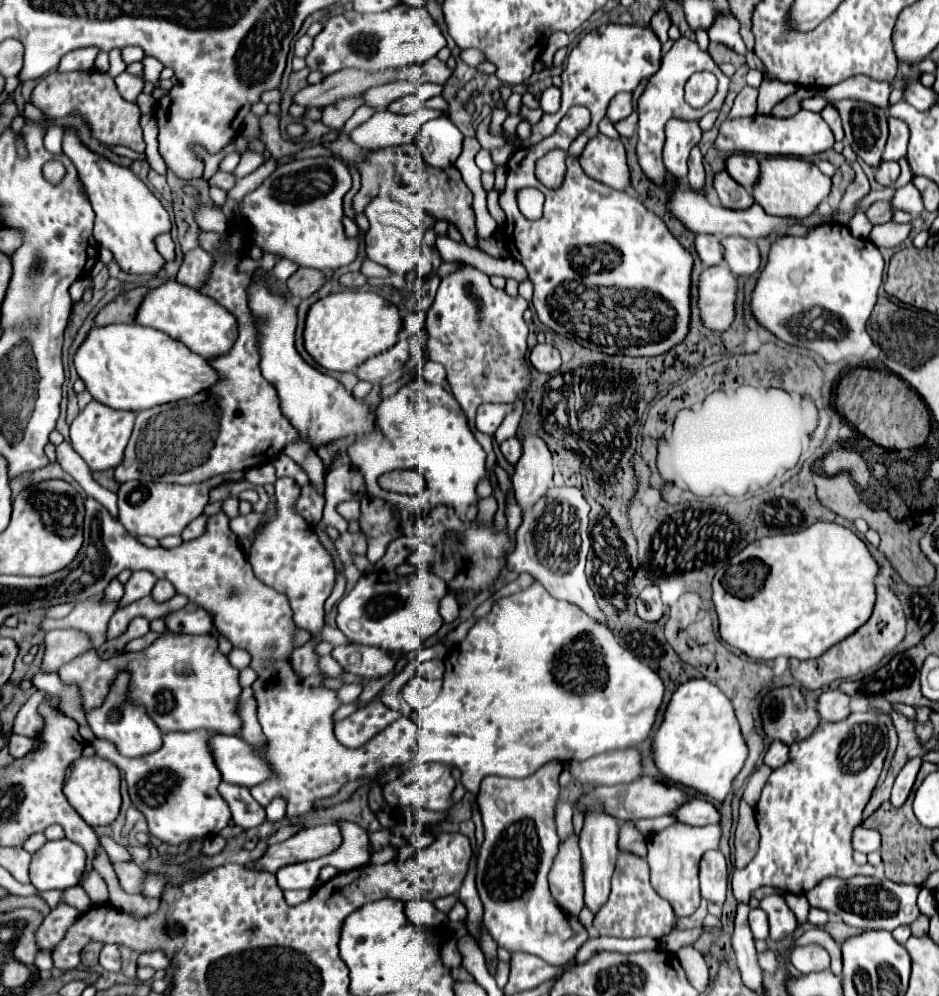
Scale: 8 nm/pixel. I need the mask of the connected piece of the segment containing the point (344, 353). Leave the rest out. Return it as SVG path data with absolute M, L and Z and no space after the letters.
M343 290L317 300L305 322L305 348L327 370L353 372L371 356L397 344L403 330L399 308L375 292Z

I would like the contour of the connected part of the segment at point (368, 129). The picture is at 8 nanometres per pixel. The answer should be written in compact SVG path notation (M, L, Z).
M421 106L417 112L405 114L405 116L393 114L389 110L381 110L381 112L375 112L367 122L357 126L349 136L357 146L361 146L365 150L413 144L419 134L419 128L425 122L429 122L433 118L441 118L441 116L447 116L447 112L431 110L425 106Z

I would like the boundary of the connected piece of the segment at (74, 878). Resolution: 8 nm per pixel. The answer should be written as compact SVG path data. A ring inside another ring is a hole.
M63 838L47 842L31 860L31 884L37 890L65 890L77 886L85 872L85 850Z

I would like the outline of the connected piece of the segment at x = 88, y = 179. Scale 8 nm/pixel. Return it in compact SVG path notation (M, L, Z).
M65 128L63 130L63 152L73 160L73 164L77 166L77 172L79 172L79 180L83 182L85 190L87 190L87 196L91 200L91 206L97 214L95 218L95 240L109 248L117 260L117 264L121 266L123 272L127 274L157 274L161 270L161 266L165 264L163 256L157 252L155 248L155 238L163 232L169 232L171 230L171 218L167 214L167 210L163 208L163 204L155 198L155 194L141 182L141 178L131 172L129 168L125 168L123 164L117 164L117 162L111 162L107 160L105 156L89 150L77 136L77 130L73 128Z

